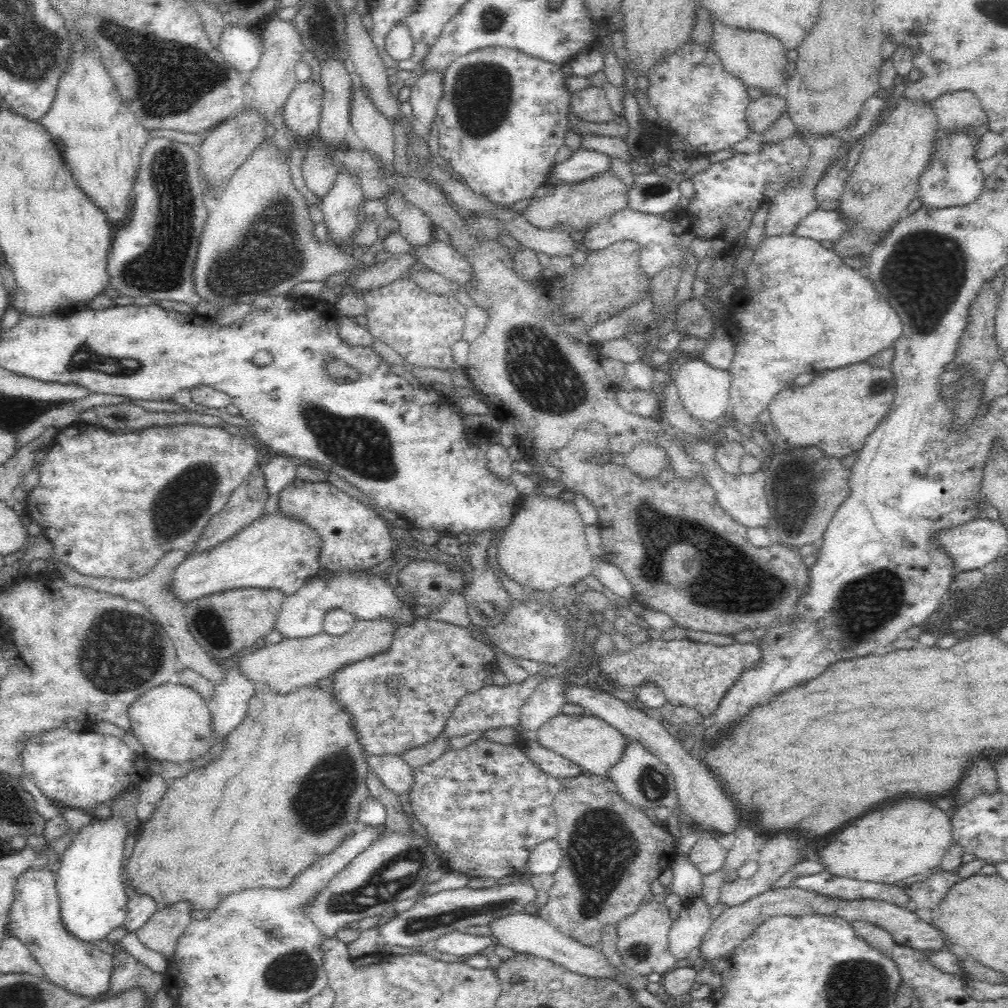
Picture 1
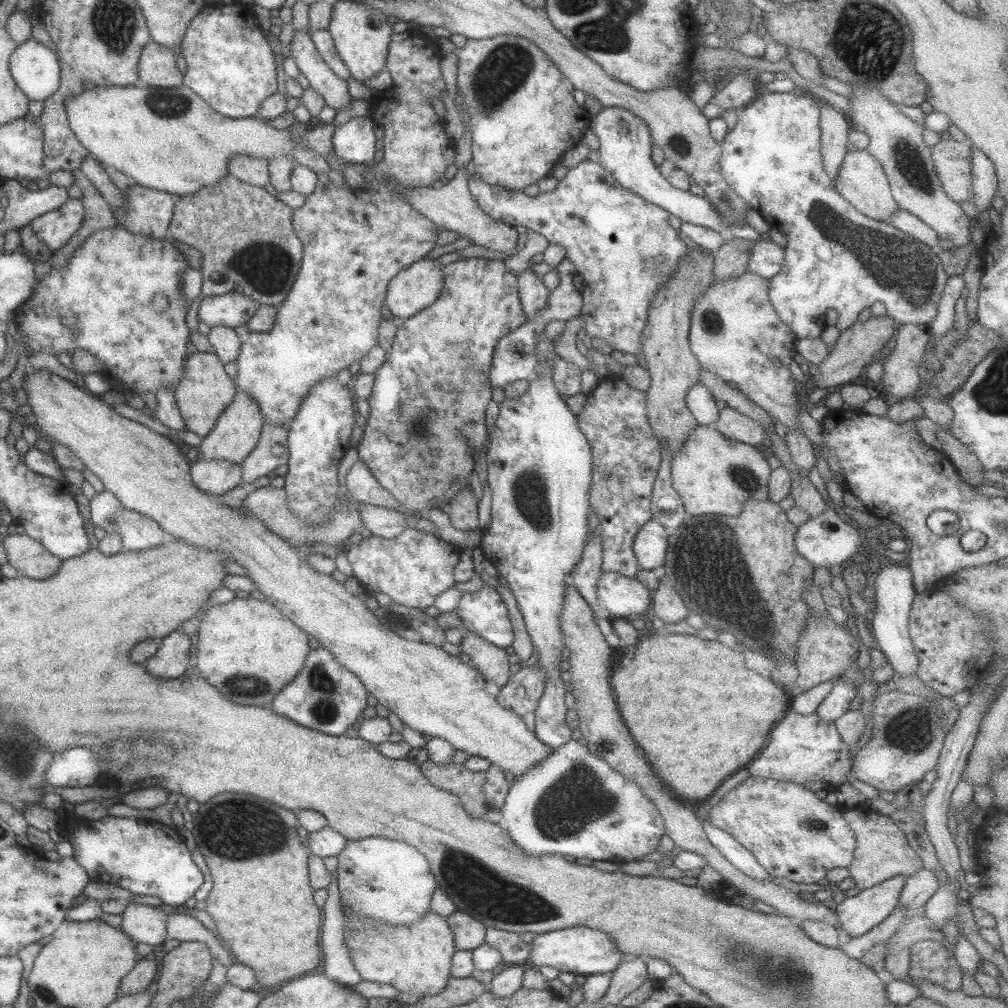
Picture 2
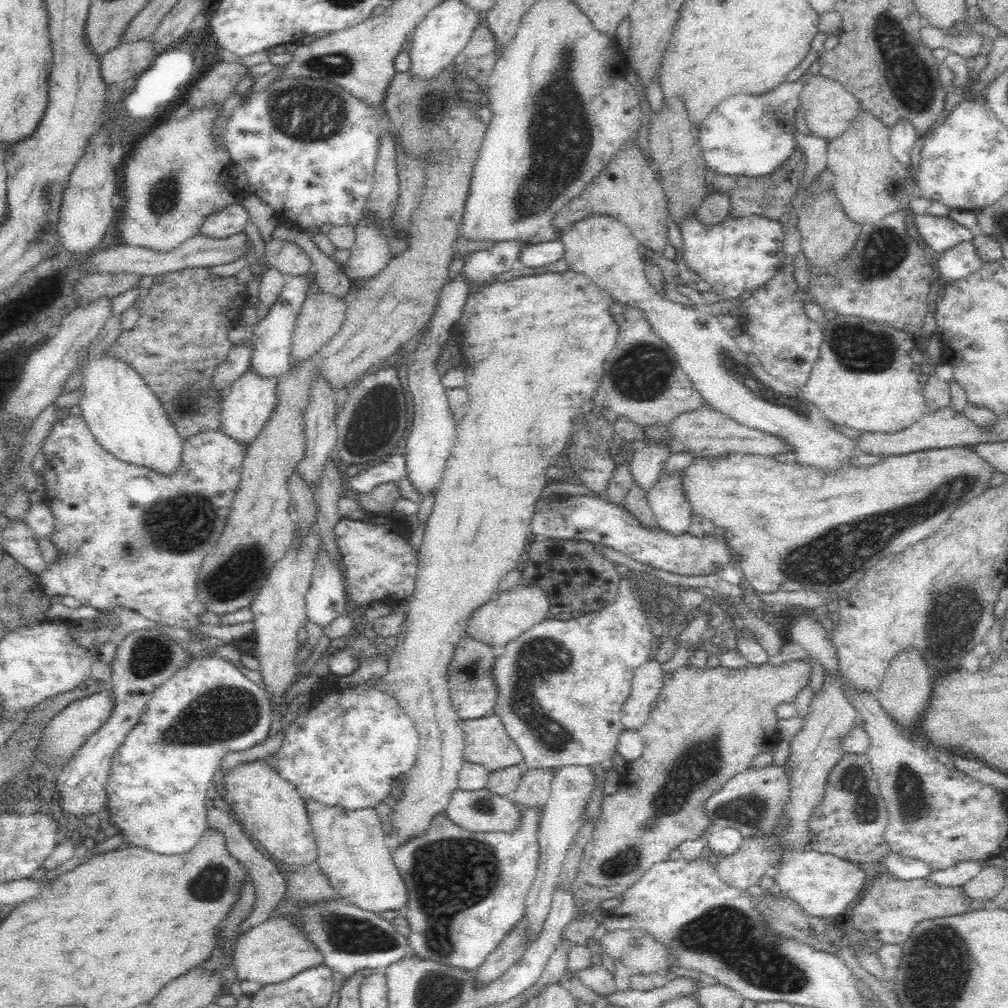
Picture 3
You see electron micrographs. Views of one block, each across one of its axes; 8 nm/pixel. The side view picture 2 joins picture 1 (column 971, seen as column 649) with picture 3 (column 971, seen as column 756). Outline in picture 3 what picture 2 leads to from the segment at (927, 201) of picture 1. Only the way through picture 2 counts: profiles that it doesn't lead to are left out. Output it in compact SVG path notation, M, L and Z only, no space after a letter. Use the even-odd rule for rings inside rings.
M928 214L914 216L914 224L936 259L952 246L971 241L977 232L977 230L966 229L948 217Z

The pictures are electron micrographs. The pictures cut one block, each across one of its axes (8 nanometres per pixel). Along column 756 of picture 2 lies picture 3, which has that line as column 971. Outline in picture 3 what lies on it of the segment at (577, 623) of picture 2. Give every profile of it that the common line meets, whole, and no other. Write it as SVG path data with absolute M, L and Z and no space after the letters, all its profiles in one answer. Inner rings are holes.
M987 866L982 868L980 872L970 882L964 884L963 889L971 900L990 899L996 896L1000 890L1006 885L1004 867Z

